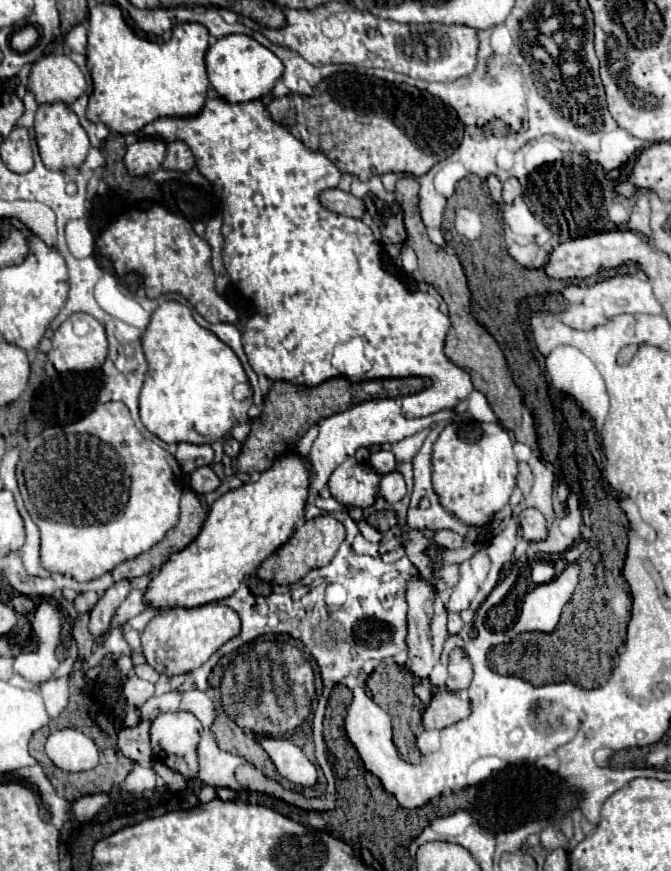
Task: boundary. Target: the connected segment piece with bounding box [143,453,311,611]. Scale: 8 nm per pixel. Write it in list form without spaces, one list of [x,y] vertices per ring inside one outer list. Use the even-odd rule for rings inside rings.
[[[291,453],[291,455],[285,455],[279,461],[275,461],[275,465],[269,471],[261,473],[259,481],[245,483],[239,489],[233,489],[233,491],[227,491],[225,495],[221,495],[211,505],[209,515],[201,527],[201,533],[183,551],[173,553],[173,557],[169,557],[169,561],[165,561],[165,565],[161,565],[159,573],[149,579],[147,591],[143,595],[145,603],[157,611],[175,609],[175,607],[191,609],[191,607],[207,605],[207,603],[221,601],[221,599],[233,595],[239,589],[239,583],[247,575],[257,571],[257,567],[277,547],[281,547],[291,537],[295,521],[299,517],[303,517],[303,513],[305,513],[309,483],[311,483],[311,475],[309,475],[309,467],[307,467],[305,459]]]

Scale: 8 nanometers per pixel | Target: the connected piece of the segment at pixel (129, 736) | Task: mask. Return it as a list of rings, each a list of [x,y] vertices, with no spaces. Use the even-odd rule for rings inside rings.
[[[141,721],[137,727],[121,729],[117,735],[117,747],[119,751],[139,763],[141,767],[151,767],[153,765],[153,751],[149,743],[149,725],[151,721]]]

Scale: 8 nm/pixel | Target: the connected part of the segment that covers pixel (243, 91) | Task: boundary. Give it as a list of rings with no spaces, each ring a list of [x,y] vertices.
[[[227,35],[209,47],[207,57],[207,75],[215,91],[229,103],[247,103],[265,97],[273,91],[273,85],[283,75],[283,63],[267,47],[257,43],[249,35]]]

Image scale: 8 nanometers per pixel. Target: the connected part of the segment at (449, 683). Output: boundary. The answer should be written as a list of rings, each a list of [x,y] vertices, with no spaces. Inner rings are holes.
[[[455,649],[451,653],[451,661],[449,661],[449,677],[445,681],[445,687],[449,691],[461,691],[467,689],[473,677],[473,667],[471,661],[465,657],[463,649]]]

